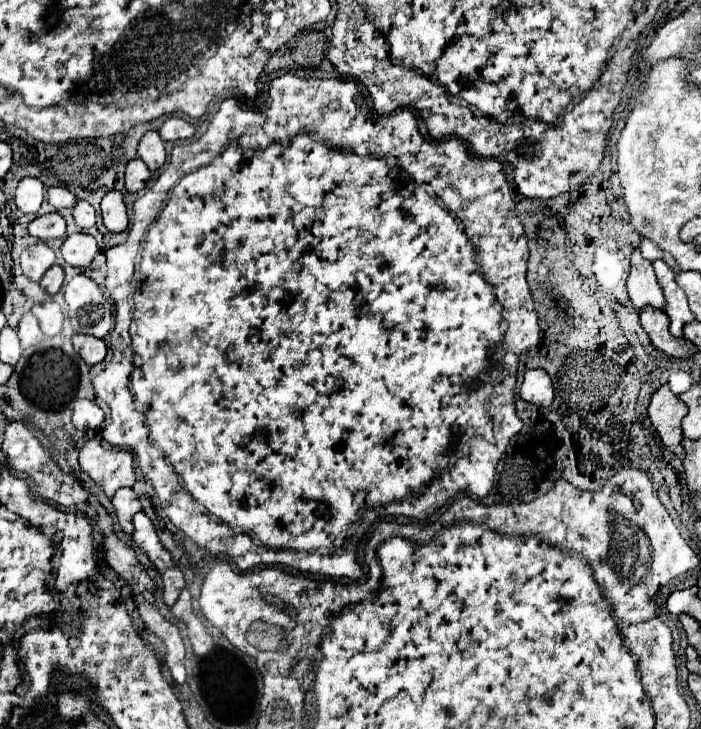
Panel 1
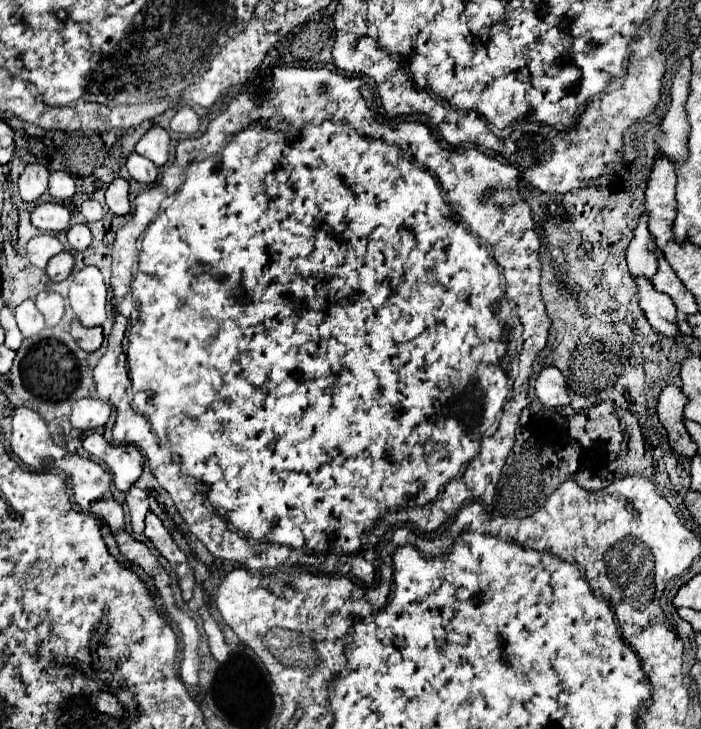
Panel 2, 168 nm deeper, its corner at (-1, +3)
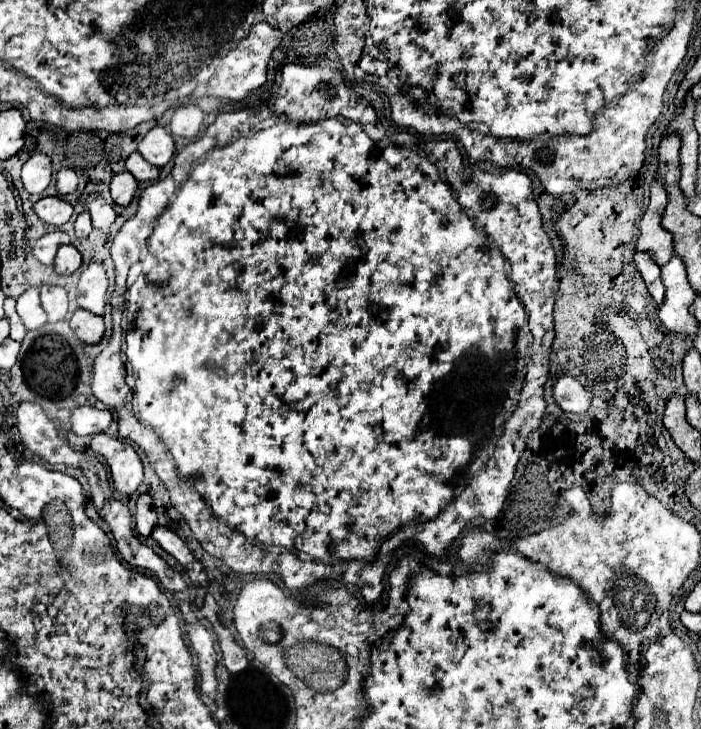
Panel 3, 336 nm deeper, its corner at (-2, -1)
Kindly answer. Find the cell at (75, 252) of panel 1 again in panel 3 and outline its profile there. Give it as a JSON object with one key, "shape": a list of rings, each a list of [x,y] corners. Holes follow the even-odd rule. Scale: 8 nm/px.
{"shape":[[[85,211],[85,213],[81,213],[79,217],[77,217],[77,221],[75,221],[75,235],[79,237],[79,239],[85,239],[89,233],[91,233],[91,219],[89,219],[89,213]]]}

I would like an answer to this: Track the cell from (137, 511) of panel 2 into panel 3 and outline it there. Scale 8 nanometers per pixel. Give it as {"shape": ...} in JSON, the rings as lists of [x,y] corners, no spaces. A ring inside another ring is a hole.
{"shape":[[[147,493],[139,495],[137,499],[137,511],[135,511],[135,529],[139,535],[143,537],[149,537],[151,535],[151,529],[155,527],[157,523],[157,515],[153,511],[153,505],[151,505],[151,497]]]}

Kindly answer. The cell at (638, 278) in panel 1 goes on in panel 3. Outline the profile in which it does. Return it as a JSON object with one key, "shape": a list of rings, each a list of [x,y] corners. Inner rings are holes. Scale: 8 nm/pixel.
{"shape":[[[659,181],[651,183],[649,207],[641,219],[641,235],[637,241],[637,253],[651,253],[653,263],[663,267],[673,257],[673,237],[661,227],[661,217],[667,205],[667,193]]]}

